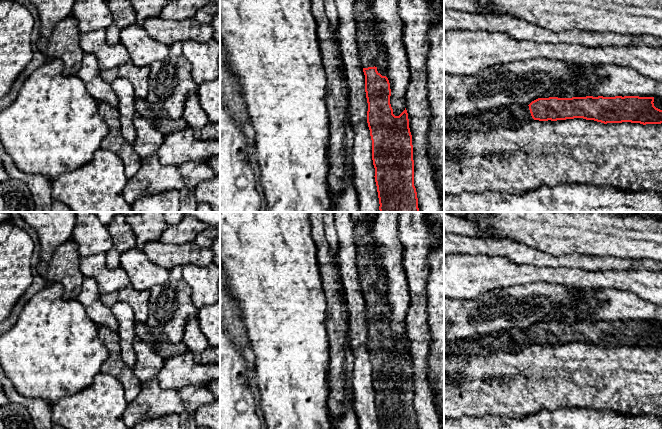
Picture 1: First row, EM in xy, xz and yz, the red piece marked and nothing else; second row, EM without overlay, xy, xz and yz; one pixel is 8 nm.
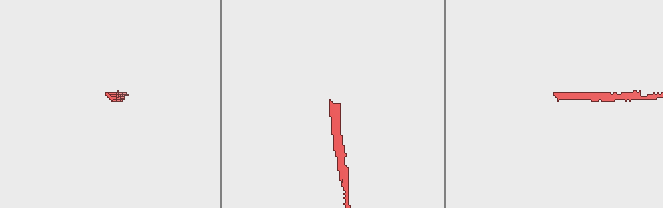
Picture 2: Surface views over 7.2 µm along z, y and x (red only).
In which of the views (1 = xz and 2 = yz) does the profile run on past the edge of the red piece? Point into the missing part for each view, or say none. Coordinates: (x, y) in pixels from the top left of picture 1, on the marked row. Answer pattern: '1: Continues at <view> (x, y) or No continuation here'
1: Continues at xz (371, 54)
2: Continues at yz (512, 116)

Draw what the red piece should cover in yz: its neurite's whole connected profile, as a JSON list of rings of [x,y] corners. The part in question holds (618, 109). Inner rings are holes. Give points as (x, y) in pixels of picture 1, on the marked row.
[[[615,96],[615,97],[572,97],[572,98],[538,98],[532,101],[529,105],[508,105],[500,111],[476,111],[471,115],[465,116],[444,116],[444,130],[456,131],[489,131],[497,125],[506,128],[519,128],[524,123],[531,120],[539,121],[557,121],[574,118],[583,118],[586,120],[594,120],[604,124],[607,123],[640,123],[646,124],[661,124],[662,110],[654,106],[654,97],[639,97],[639,96]]]

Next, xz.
[[[355,0],[355,20],[358,24],[356,41],[361,66],[365,75],[365,92],[368,103],[367,123],[372,140],[372,160],[375,168],[375,182],[379,198],[380,212],[420,212],[418,198],[414,186],[414,160],[412,135],[409,128],[408,113],[405,110],[399,115],[393,114],[390,104],[391,89],[387,74],[388,54],[385,49],[375,43],[376,19],[373,15],[373,0]]]

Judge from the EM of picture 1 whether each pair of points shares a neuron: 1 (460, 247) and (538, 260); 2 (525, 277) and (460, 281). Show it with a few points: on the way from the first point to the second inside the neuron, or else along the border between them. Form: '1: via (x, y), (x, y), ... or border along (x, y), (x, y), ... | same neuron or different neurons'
1: via (479, 246), (503, 247), (519, 253) | same neuron
2: via (509, 276), (476, 276) | same neuron

